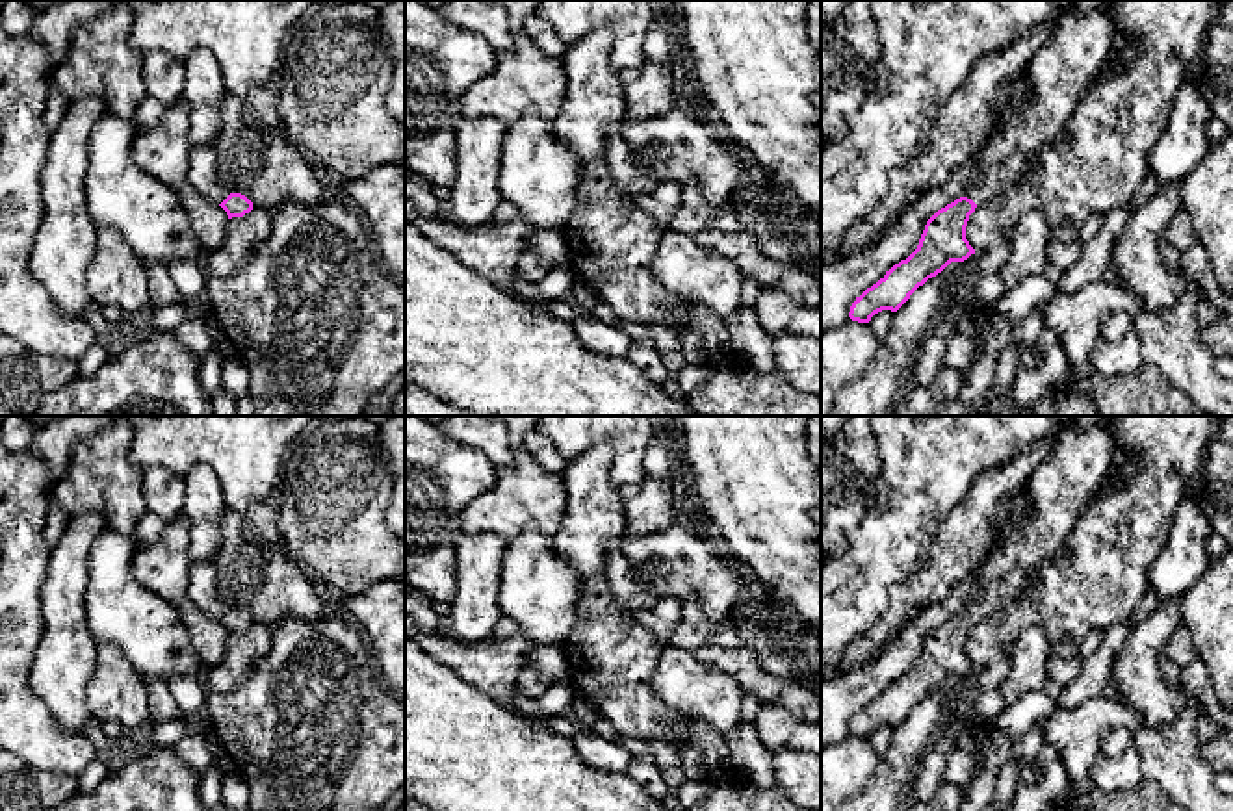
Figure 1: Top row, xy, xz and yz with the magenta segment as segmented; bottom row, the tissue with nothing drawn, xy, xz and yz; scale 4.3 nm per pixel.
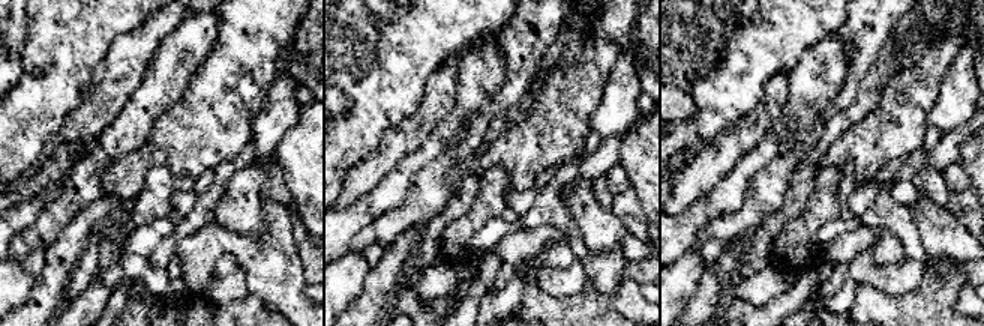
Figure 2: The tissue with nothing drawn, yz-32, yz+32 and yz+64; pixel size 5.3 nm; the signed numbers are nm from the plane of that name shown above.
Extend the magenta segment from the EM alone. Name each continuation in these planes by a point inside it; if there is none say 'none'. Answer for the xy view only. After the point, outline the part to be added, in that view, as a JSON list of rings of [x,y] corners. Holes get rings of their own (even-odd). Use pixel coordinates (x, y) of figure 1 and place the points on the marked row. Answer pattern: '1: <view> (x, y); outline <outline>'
1: xy (203, 160); outline [[[214,145],[189,148],[188,178],[204,199],[215,204],[221,204],[230,195],[230,189],[219,182]]]

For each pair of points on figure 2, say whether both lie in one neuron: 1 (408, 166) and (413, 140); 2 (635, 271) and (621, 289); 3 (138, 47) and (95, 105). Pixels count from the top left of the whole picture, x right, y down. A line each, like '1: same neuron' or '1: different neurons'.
1: different neurons
2: different neurons
3: same neuron

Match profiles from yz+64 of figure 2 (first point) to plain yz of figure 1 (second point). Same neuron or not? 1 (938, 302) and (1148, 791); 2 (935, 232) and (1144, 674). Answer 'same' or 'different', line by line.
1: same
2: same

